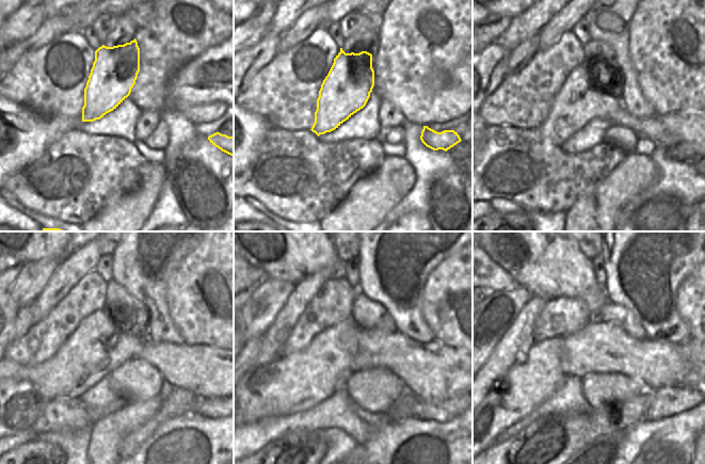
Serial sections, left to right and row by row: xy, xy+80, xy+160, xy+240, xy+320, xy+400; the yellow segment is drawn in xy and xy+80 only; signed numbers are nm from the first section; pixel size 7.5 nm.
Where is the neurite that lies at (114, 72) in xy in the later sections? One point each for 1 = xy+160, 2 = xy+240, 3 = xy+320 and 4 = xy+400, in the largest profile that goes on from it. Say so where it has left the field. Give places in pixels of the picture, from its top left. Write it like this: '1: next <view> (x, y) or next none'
1: next xy+160 (585, 95)
2: next xy+240 (99, 345)
3: next xy+320 (298, 382)
4: next xy+400 (532, 380)

